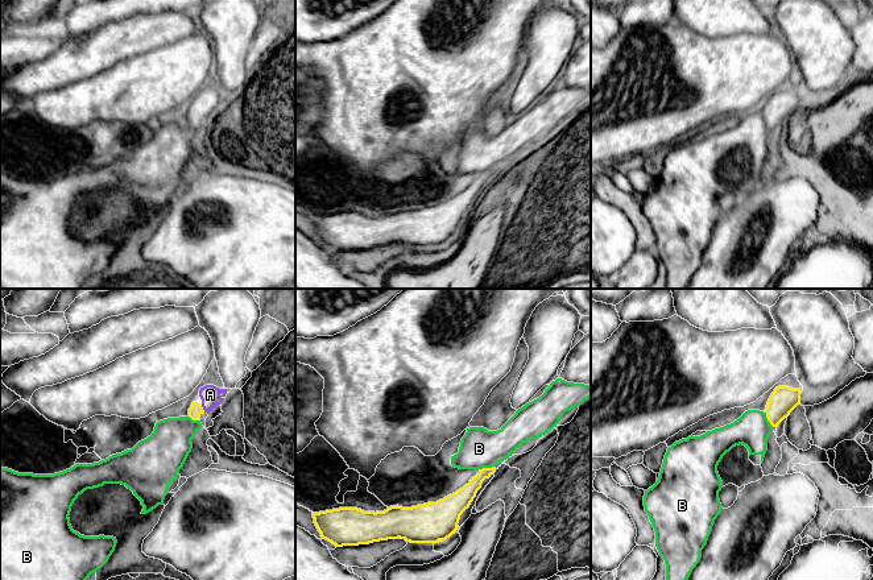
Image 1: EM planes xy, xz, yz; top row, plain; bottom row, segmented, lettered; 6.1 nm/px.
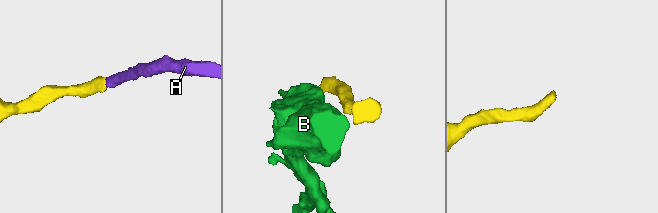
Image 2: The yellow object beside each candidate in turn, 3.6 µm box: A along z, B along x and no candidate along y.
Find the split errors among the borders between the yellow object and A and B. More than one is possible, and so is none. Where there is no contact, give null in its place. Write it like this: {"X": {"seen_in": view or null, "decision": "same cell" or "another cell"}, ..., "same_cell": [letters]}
{"A": {"seen_in": "xy", "decision": "same cell"}, "B": {"seen_in": "yz", "decision": "another cell"}, "same_cell": ["A"]}

